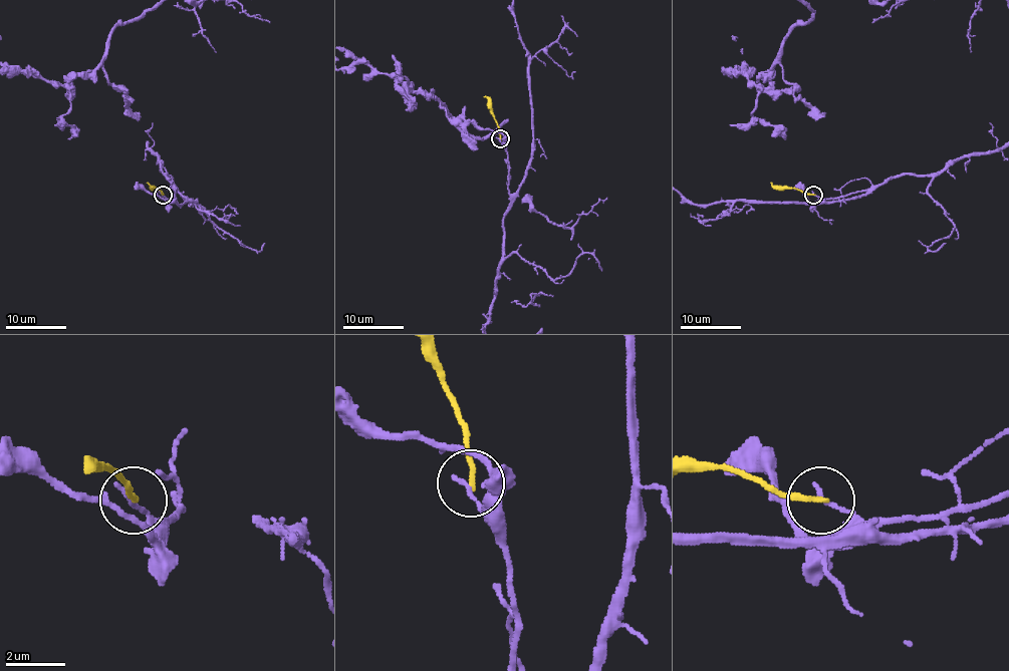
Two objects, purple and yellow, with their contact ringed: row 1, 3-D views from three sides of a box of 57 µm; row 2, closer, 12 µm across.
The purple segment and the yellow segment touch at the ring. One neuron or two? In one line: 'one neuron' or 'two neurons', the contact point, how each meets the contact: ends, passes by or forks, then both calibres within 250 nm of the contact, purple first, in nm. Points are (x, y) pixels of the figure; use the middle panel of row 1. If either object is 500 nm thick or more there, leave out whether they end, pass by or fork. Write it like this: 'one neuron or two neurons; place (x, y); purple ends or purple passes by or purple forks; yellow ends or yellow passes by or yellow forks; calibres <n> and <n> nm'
two neurons; place (500, 138); purple ends; yellow ends; calibres 150 and 180 nm

